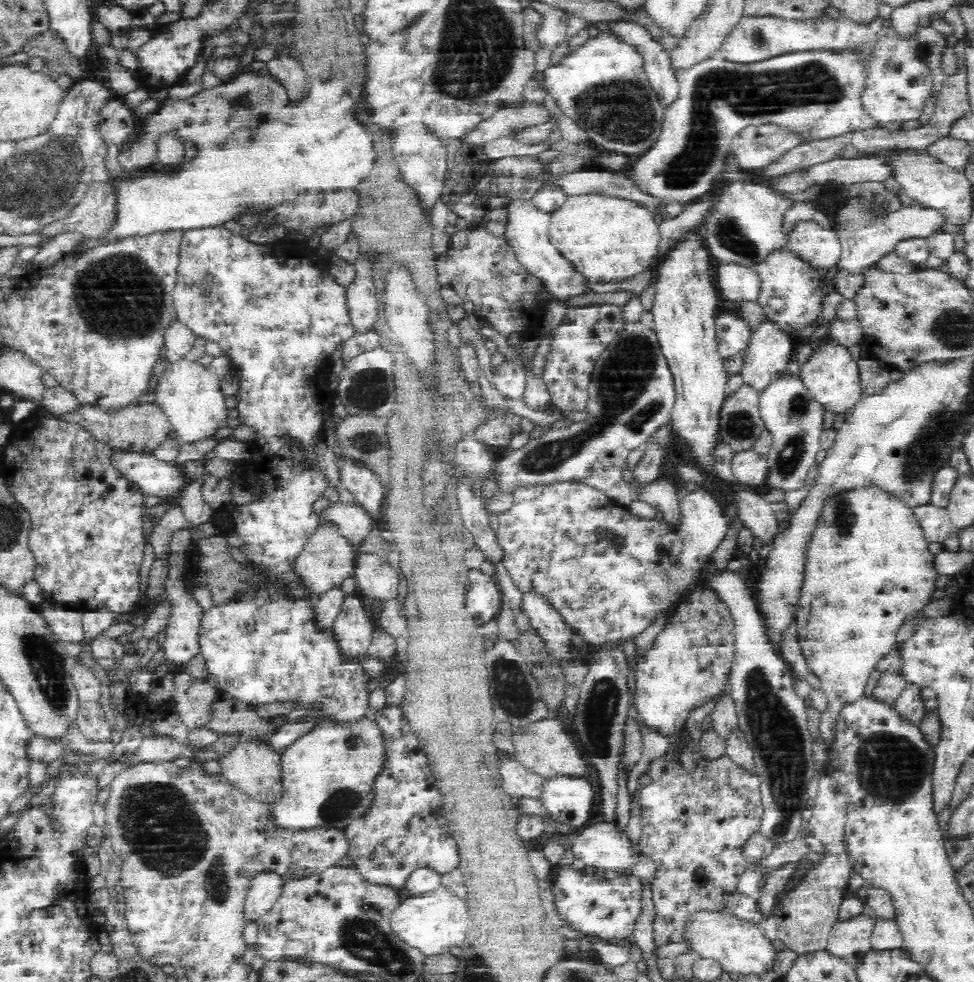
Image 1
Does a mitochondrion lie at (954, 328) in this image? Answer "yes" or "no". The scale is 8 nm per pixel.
yes

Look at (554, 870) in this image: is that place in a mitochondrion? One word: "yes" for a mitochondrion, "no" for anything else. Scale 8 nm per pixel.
no

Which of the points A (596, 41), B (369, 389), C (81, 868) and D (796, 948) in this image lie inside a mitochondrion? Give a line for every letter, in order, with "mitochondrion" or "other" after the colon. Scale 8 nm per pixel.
A: other
B: mitochondrion
C: other
D: other

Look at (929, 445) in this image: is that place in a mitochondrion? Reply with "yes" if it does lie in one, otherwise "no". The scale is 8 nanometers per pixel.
yes

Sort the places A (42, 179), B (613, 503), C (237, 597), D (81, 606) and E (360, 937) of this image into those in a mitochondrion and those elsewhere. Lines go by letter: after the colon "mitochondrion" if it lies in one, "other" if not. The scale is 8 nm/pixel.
A: mitochondrion
B: other
C: other
D: other
E: mitochondrion

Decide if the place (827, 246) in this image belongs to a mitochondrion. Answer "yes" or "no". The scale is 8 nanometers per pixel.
no

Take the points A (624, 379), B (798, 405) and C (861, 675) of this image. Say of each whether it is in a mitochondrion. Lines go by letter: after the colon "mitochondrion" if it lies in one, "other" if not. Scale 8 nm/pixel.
A: mitochondrion
B: mitochondrion
C: other

